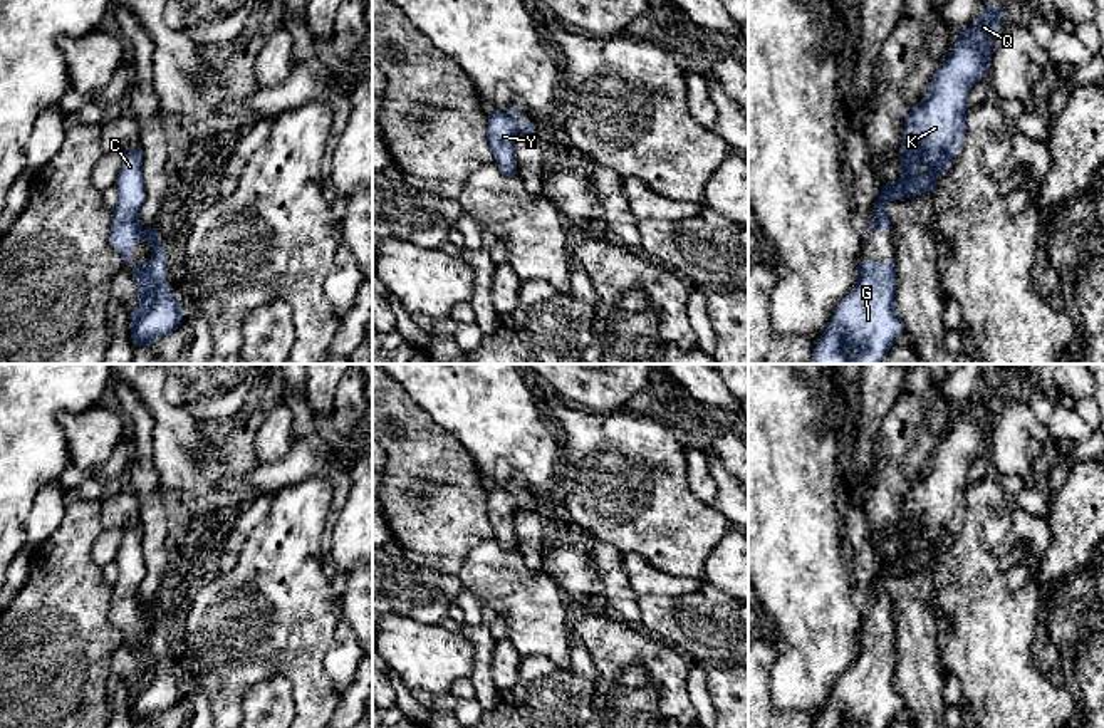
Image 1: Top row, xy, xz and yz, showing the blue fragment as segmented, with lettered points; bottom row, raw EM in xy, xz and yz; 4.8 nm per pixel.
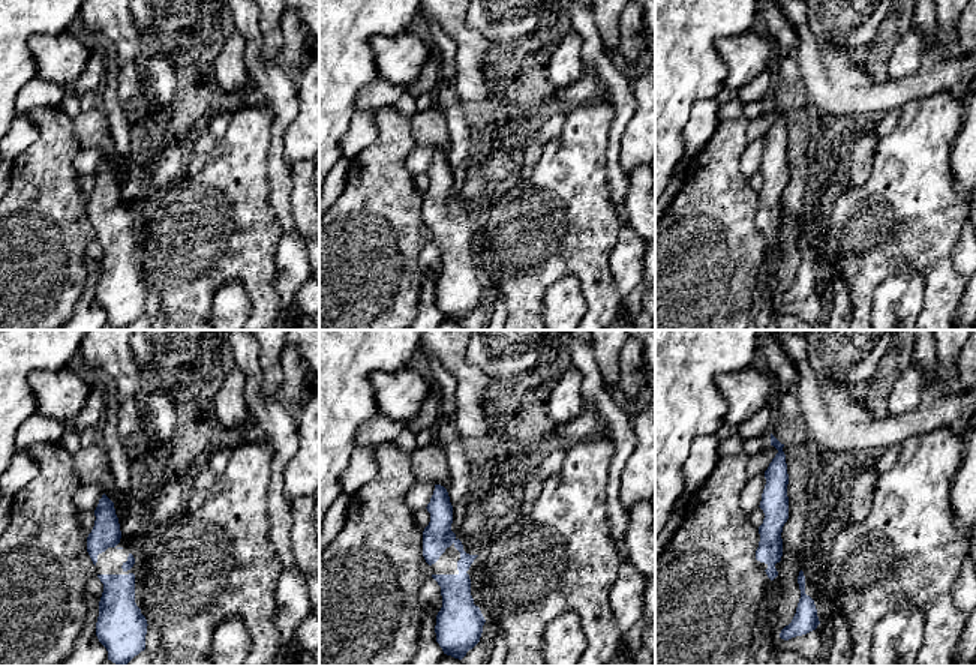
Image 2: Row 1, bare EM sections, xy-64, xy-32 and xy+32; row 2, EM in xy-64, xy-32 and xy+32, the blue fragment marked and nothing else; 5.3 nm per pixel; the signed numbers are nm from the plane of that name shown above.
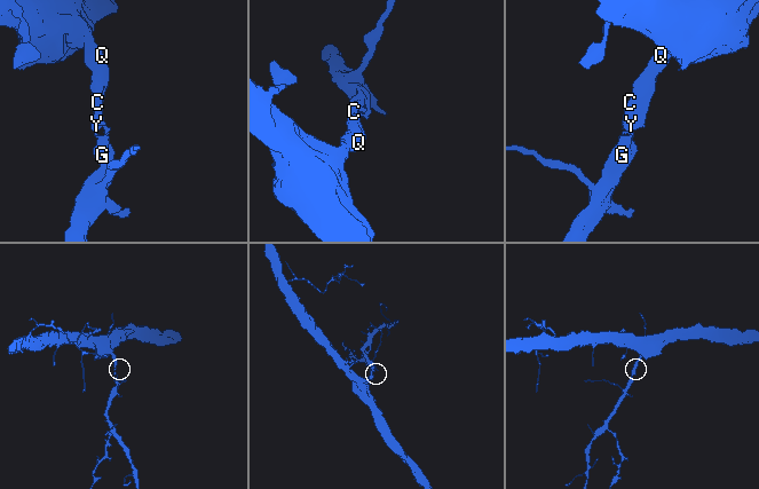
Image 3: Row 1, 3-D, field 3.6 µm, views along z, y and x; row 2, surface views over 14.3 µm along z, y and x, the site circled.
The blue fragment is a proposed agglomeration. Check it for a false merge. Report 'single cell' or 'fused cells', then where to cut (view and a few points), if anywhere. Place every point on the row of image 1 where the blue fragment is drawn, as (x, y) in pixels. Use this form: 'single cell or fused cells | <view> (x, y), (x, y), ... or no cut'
single cell | no cut

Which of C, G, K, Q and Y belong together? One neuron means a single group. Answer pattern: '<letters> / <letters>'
C G K Q Y

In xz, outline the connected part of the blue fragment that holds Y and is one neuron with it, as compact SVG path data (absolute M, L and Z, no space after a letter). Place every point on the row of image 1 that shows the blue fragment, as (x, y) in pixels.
M515 104L508 112L495 111L488 116L487 139L495 156L495 164L498 169L507 174L517 174L517 159L515 159L515 138L517 134L534 134L534 124L525 122L520 131L522 107Z

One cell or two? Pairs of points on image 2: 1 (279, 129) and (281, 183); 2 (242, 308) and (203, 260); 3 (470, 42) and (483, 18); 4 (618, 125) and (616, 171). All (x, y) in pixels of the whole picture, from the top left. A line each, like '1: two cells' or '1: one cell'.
1: one cell
2: two cells
3: two cells
4: one cell

